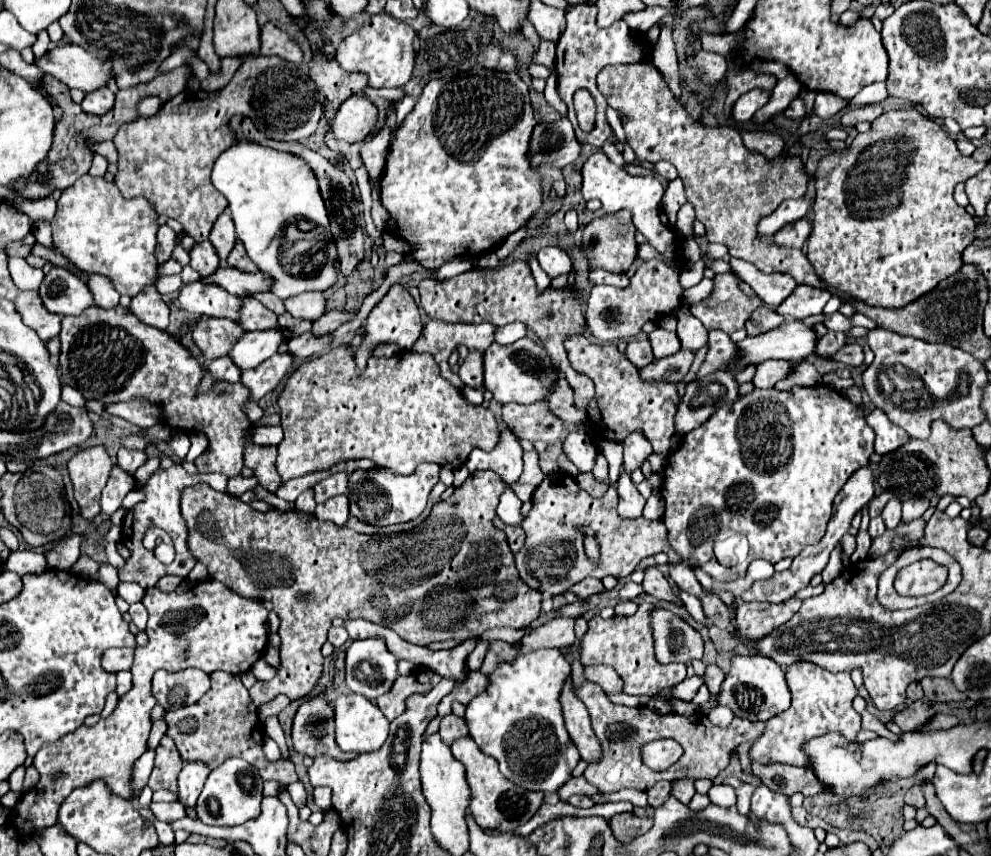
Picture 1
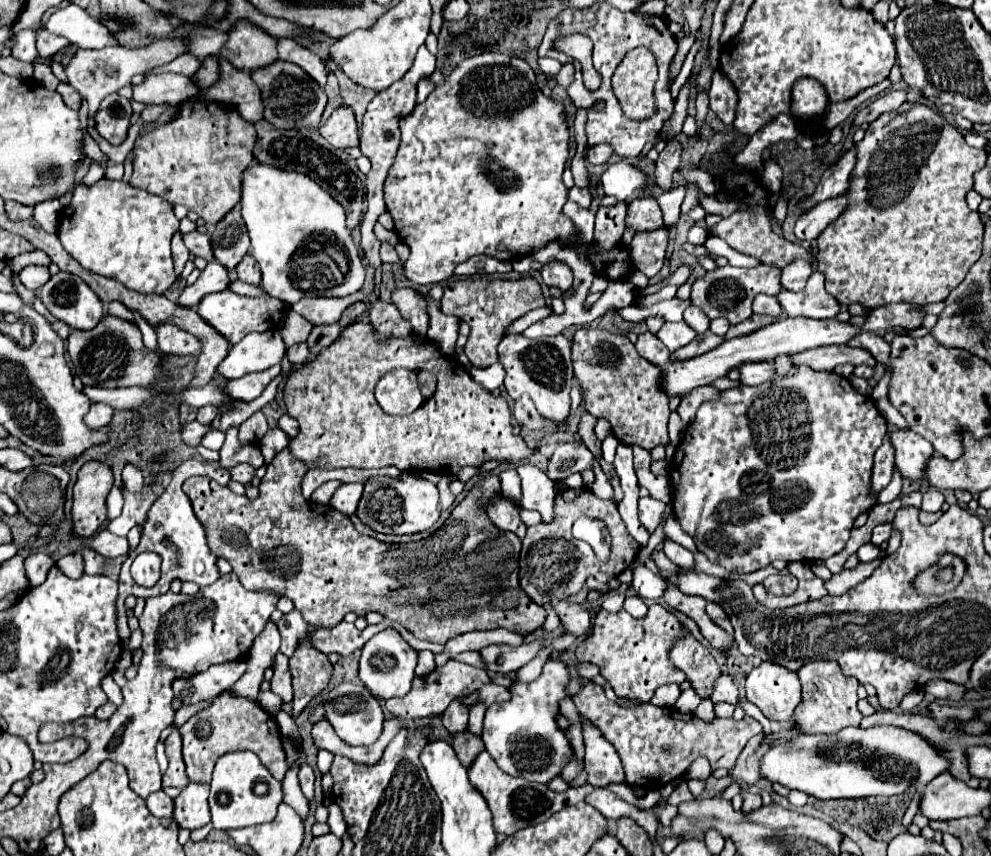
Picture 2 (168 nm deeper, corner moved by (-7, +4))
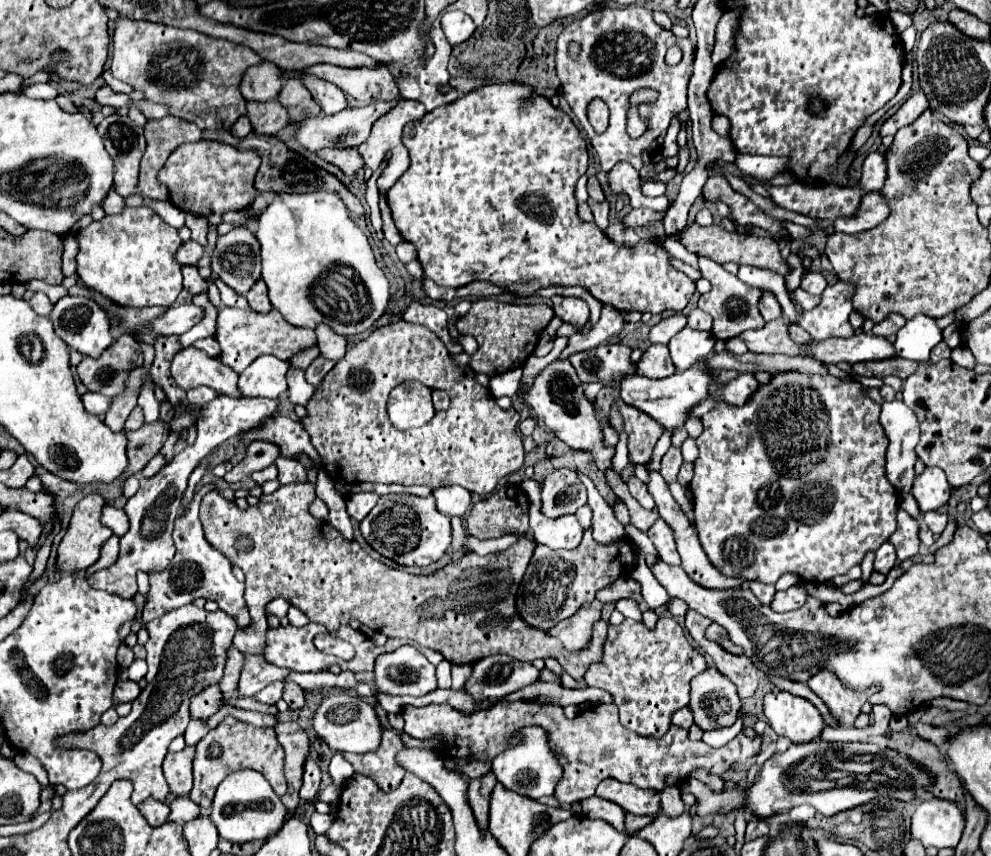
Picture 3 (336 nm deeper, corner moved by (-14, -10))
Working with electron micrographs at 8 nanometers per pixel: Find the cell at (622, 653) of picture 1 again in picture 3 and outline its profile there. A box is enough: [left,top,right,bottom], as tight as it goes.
[586,616,708,738]

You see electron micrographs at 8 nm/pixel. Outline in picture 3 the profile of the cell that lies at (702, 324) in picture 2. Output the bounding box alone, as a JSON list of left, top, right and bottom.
[688,308,712,330]

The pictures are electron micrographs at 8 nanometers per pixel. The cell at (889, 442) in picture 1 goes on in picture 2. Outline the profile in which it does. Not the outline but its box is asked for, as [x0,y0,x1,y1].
[889,430,933,478]

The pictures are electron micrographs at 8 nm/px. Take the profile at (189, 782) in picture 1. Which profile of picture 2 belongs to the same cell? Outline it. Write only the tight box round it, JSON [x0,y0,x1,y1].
[173,782,211,830]

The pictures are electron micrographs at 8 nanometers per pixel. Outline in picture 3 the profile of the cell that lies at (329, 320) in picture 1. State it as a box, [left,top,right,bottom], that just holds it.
[306,356,332,386]

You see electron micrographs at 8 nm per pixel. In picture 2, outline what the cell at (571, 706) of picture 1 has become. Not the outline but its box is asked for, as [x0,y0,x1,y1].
[583,722,625,786]

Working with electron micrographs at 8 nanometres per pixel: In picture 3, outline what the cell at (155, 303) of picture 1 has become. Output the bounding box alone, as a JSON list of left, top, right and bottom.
[172,346,242,398]

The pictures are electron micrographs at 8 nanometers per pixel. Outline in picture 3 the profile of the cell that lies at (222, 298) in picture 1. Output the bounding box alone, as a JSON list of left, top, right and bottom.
[216,306,316,374]

